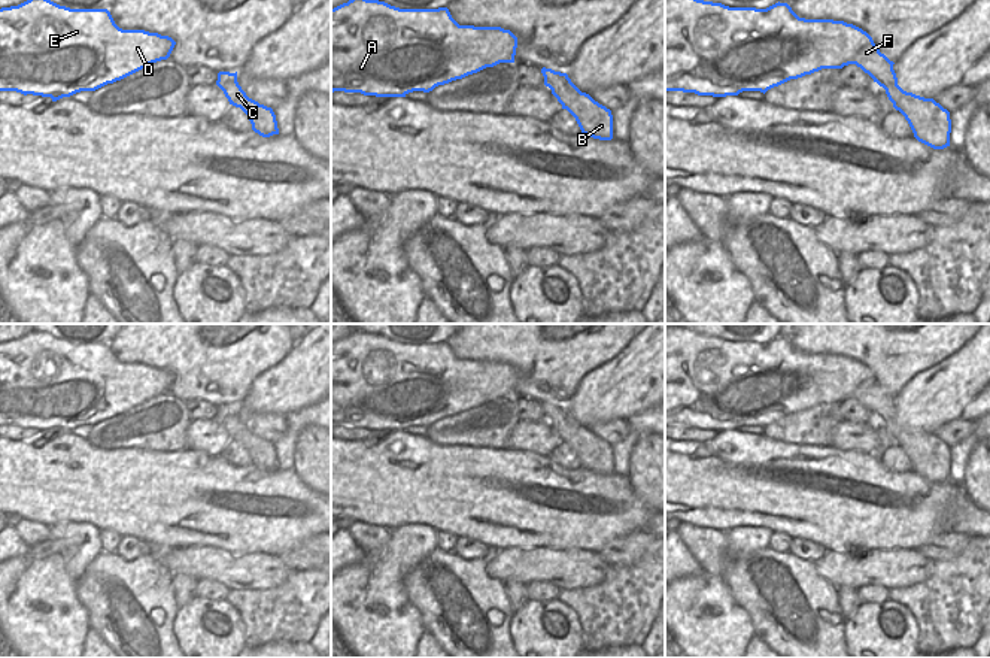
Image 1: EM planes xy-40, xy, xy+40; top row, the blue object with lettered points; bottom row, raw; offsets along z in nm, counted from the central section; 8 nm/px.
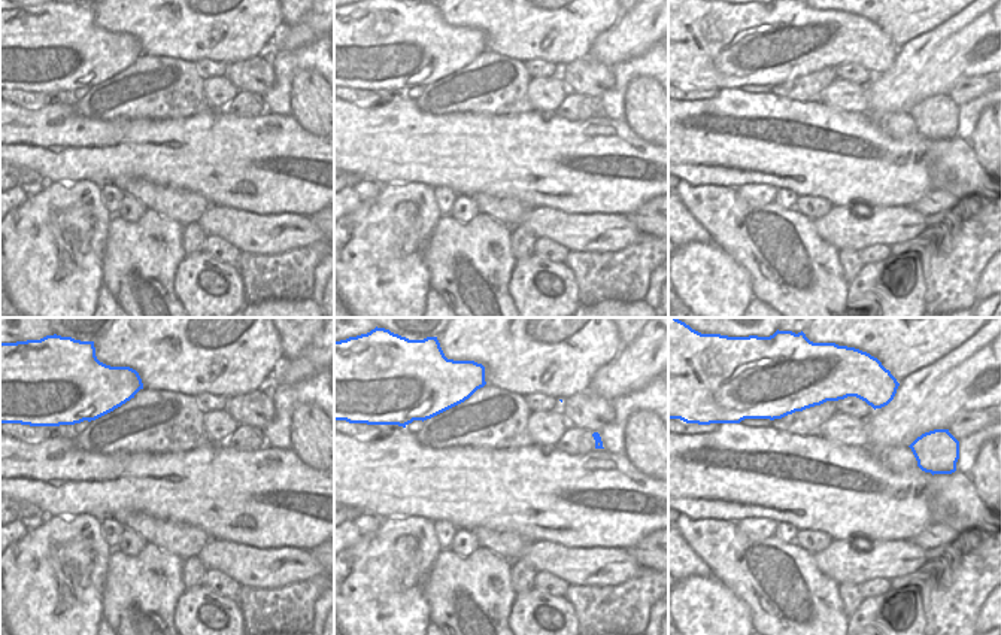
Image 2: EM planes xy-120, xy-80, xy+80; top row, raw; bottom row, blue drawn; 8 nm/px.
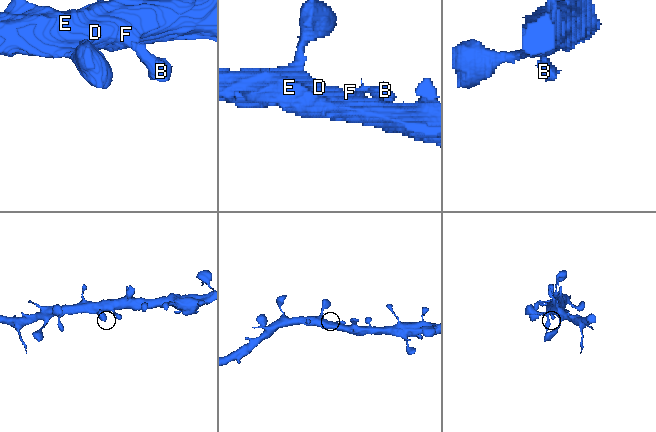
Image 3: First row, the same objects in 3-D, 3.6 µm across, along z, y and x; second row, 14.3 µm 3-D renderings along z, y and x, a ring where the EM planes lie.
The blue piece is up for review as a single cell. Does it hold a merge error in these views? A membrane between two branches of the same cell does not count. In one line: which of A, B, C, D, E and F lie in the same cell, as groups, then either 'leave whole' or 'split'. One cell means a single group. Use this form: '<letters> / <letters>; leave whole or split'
A B C D E F; leave whole

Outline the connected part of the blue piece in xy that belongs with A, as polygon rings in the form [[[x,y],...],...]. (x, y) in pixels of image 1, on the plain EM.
[[[353,331],[347,337],[343,337],[331,343],[331,427],[361,427],[364,430],[376,431],[406,431],[413,425],[429,427],[438,419],[449,418],[456,413],[462,413],[468,409],[477,407],[486,401],[494,401],[499,397],[514,397],[517,382],[517,372],[501,361],[474,361],[459,360],[450,349],[447,342],[438,343],[400,343],[379,334],[367,334],[364,331]]]

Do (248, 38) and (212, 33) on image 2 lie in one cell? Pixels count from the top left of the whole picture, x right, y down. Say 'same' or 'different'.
same

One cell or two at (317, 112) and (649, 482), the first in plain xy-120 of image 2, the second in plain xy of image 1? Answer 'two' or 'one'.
one

